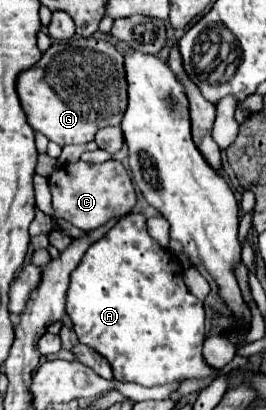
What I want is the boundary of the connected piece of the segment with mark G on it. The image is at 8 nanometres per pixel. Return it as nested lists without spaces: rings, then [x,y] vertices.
[[[75,35],[71,41],[55,41],[45,53],[41,53],[39,63],[19,73],[17,95],[29,125],[43,133],[49,141],[61,147],[89,143],[99,129],[107,125],[119,125],[127,109],[127,75],[123,73],[123,53],[117,51],[109,41],[95,37]]]

